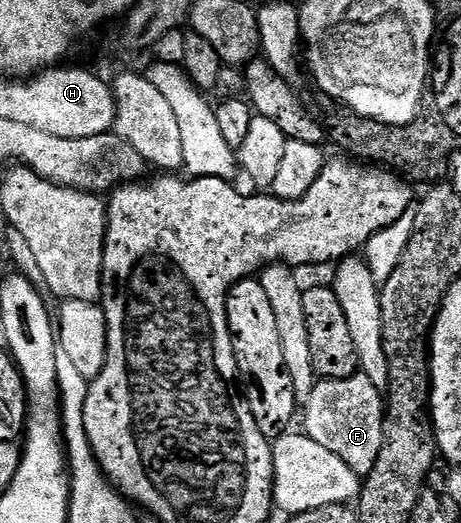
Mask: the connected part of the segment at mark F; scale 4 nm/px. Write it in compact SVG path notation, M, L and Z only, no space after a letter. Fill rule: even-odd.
M361 371L348 379L322 379L315 384L310 398L304 403L304 413L306 409L306 426L304 432L307 437L311 437L320 447L328 447L332 455L340 455L352 471L360 475L368 474L372 467L376 467L376 459L380 455L382 446L382 423L384 420L384 393L378 389L372 379L368 379Z

